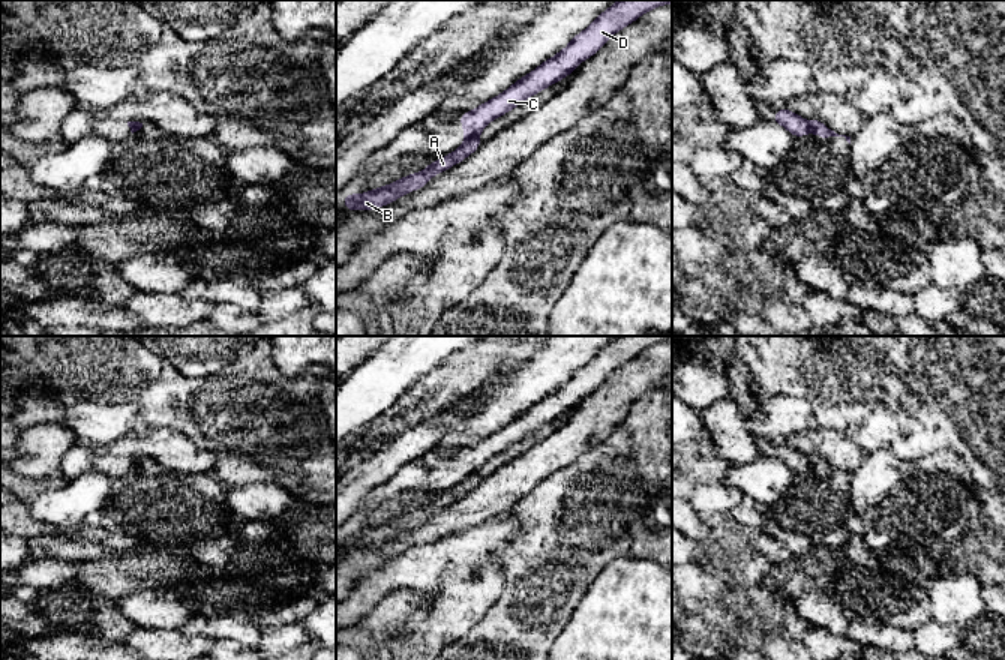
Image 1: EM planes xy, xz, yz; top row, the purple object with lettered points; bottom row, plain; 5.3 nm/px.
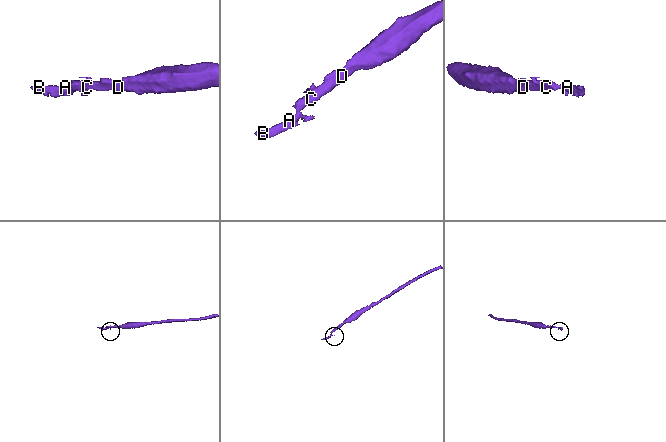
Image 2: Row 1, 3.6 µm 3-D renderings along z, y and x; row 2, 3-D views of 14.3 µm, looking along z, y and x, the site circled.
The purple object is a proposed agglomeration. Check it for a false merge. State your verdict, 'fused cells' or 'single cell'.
fused cells

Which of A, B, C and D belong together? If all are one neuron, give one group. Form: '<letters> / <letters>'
A B / C D

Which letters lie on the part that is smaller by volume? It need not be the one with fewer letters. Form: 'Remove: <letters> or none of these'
Remove: A, B

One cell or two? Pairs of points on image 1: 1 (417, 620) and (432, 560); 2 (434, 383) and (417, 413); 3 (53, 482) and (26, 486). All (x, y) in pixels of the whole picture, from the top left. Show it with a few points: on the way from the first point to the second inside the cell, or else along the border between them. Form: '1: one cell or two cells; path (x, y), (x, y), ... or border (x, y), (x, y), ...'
1: one cell; path (434, 612), (444, 602), (444, 576)
2: one cell; path (434, 390), (419, 405)
3: one cell; path (47, 483), (32, 486)

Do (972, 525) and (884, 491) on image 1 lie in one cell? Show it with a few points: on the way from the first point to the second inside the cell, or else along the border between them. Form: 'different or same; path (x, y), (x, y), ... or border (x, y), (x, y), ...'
same; path (950, 519), (933, 512), (914, 512), (906, 506)

